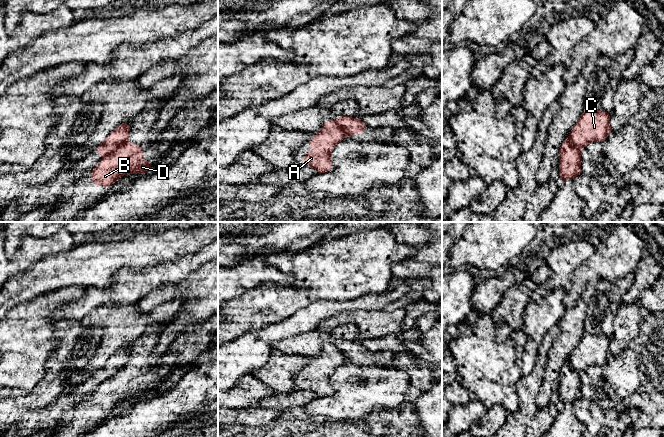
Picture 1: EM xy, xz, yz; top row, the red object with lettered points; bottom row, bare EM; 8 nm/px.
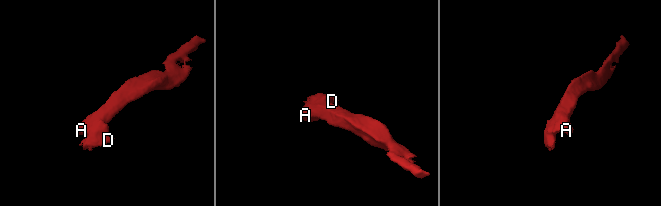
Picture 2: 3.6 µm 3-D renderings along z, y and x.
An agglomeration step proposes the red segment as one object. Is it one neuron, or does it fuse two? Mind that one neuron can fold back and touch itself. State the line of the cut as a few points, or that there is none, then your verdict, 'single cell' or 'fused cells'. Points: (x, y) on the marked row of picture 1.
xy (126, 140), (107, 155) | fused cells

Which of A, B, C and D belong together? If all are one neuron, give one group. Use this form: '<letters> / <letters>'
A C / B D

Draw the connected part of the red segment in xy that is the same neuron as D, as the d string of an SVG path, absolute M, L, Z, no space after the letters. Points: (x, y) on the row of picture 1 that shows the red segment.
M124 142L112 154L104 157L92 169L91 178L95 186L110 188L116 180L125 174L145 174L155 166L152 162L143 162L143 150L135 143Z

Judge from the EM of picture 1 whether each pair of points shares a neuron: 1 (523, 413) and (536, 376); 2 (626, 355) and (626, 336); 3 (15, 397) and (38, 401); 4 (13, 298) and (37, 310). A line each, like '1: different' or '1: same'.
1: same
2: different
3: same
4: different

